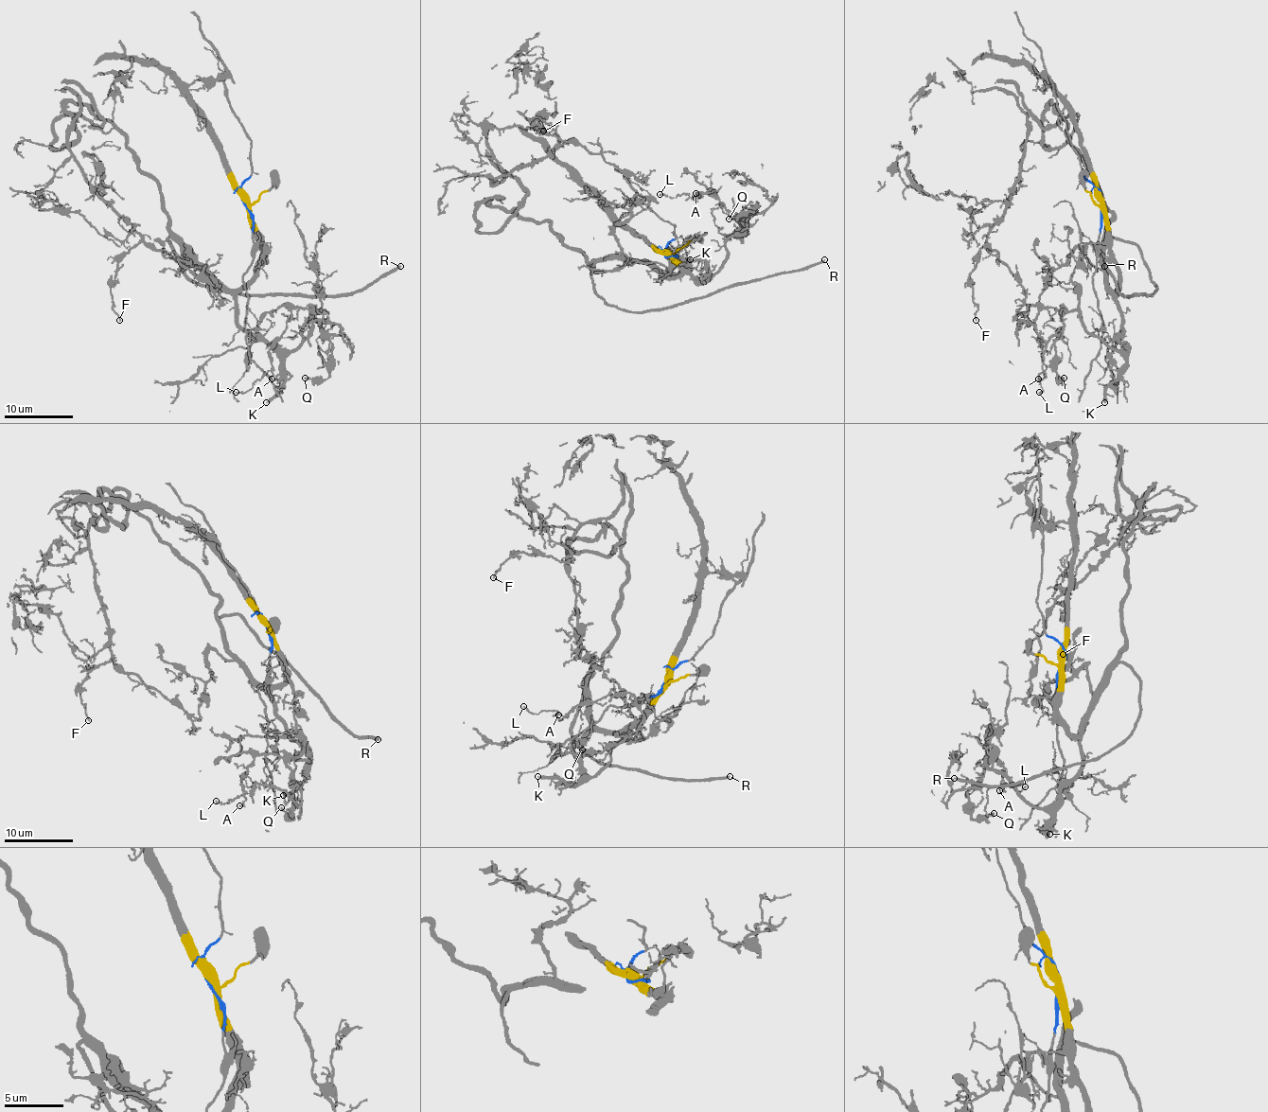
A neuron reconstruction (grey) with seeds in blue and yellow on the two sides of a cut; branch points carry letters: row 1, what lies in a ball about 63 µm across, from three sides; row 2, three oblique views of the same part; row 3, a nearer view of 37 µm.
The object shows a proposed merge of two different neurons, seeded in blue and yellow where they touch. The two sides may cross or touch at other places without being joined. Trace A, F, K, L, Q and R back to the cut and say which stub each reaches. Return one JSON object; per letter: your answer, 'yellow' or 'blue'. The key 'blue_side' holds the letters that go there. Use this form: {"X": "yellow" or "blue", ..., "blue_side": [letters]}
{"A": "yellow", "F": "yellow", "K": "yellow", "L": "yellow", "Q": "yellow", "R": "yellow", "blue_side": []}

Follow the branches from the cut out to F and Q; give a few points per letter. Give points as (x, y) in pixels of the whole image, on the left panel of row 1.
F: (244, 201), (260, 262), (229, 289), (64, 81), (69, 155), (140, 237), (111, 287), (119, 320)
Q: (244, 201), (260, 262), (237, 293), (237, 322), (286, 349), (321, 311), (329, 375), (305, 379)

